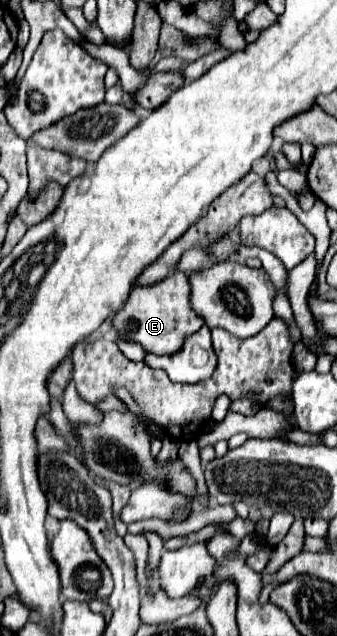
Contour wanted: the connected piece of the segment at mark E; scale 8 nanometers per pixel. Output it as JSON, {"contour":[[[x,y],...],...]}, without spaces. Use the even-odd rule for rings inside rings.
{"contour":[[[176,272],[152,286],[138,286],[130,292],[126,308],[112,318],[112,328],[120,338],[138,342],[146,352],[172,354],[182,346],[184,336],[196,332],[204,324],[204,320],[190,308],[188,296],[190,284],[184,272]]]}

